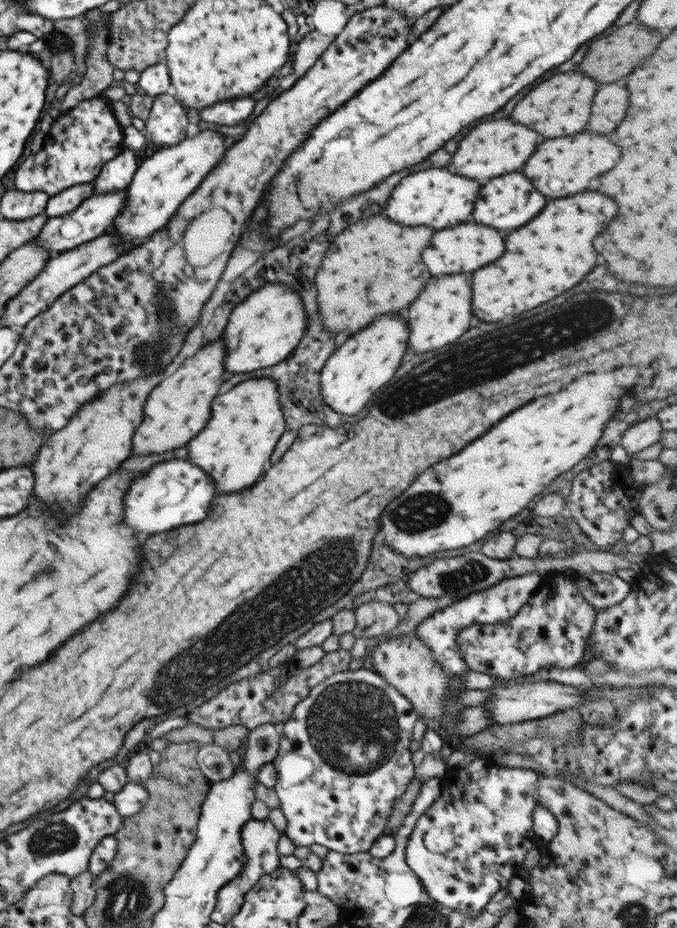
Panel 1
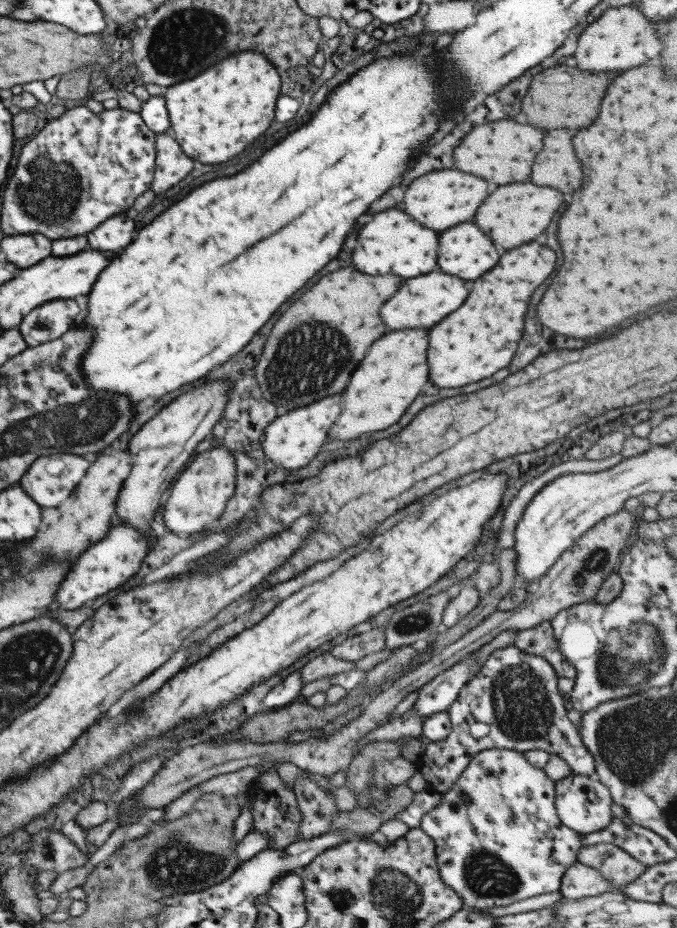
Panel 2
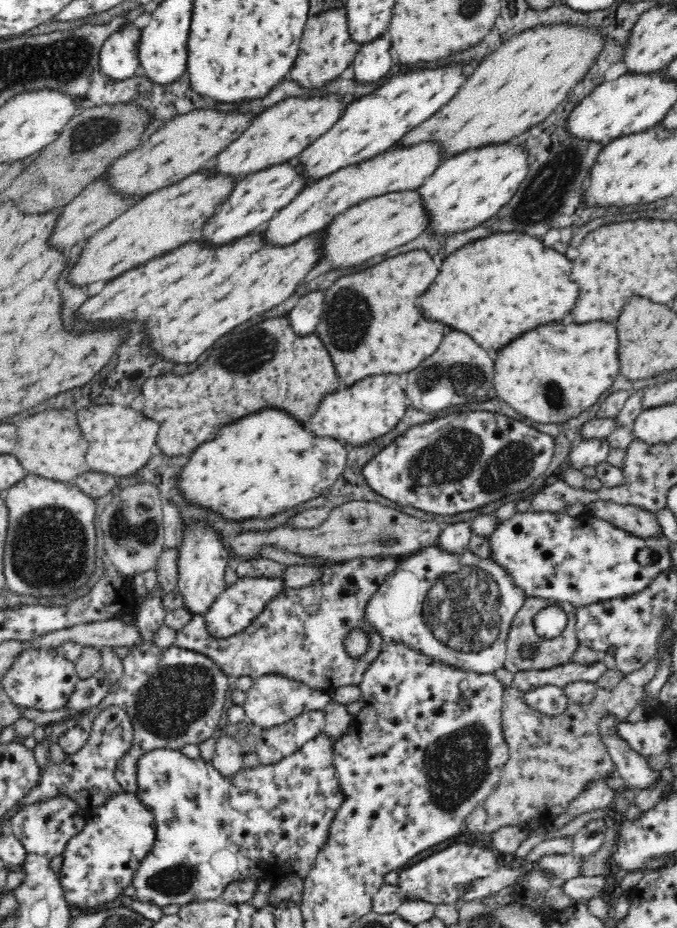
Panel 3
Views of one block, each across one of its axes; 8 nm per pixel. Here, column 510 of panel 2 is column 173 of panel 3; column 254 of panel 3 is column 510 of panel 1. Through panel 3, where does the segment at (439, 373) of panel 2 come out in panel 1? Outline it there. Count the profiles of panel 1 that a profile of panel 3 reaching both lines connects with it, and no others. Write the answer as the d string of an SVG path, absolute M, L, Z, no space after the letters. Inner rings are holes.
M579 192L567 198L547 200L545 208L541 210L541 214L537 214L537 218L533 218L533 222L513 230L505 238L505 252L501 254L501 258L497 258L489 266L485 265L474 270L470 275L472 316L475 314L476 320L483 322L497 322L503 316L515 316L519 312L531 310L543 304L545 300L551 300L561 292L569 290L571 286L575 286L595 266L597 254L591 246L591 240L609 224L609 220L615 214L617 214L615 200L599 192Z

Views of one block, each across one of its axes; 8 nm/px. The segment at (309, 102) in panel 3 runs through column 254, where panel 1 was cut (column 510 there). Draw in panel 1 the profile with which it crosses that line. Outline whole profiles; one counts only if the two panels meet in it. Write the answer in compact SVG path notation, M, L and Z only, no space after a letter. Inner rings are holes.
M507 118L481 122L473 130L469 130L469 134L459 142L459 146L446 168L452 173L485 184L489 178L519 170L525 164L525 160L529 158L529 154L535 150L537 138L539 138L537 132L533 132L521 124L515 124L513 120L507 120Z

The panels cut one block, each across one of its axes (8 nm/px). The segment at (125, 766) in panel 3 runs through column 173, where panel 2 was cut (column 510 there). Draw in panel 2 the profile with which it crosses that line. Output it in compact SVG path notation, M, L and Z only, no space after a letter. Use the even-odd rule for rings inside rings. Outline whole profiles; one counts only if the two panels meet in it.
M510 644L490 652L475 675L461 688L446 710L449 734L442 741L429 741L420 753L421 768L418 771L428 790L438 793L449 790L469 760L477 752L487 749L516 750L520 753L545 750L563 759L571 773L593 777L593 757L565 715L565 704L557 690L558 677L544 658ZM475 722L489 726L487 735L471 737L469 726Z

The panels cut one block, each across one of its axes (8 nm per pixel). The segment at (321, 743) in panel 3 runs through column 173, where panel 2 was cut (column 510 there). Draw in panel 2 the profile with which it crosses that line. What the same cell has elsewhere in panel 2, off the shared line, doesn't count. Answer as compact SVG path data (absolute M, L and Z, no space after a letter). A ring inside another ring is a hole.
M487 749L475 754L453 786L439 793L439 804L421 815L419 828L434 842L439 878L459 897L464 908L507 906L529 896L555 892L561 876L577 862L581 836L560 824L554 809L554 782L525 759L523 753L507 749Z

